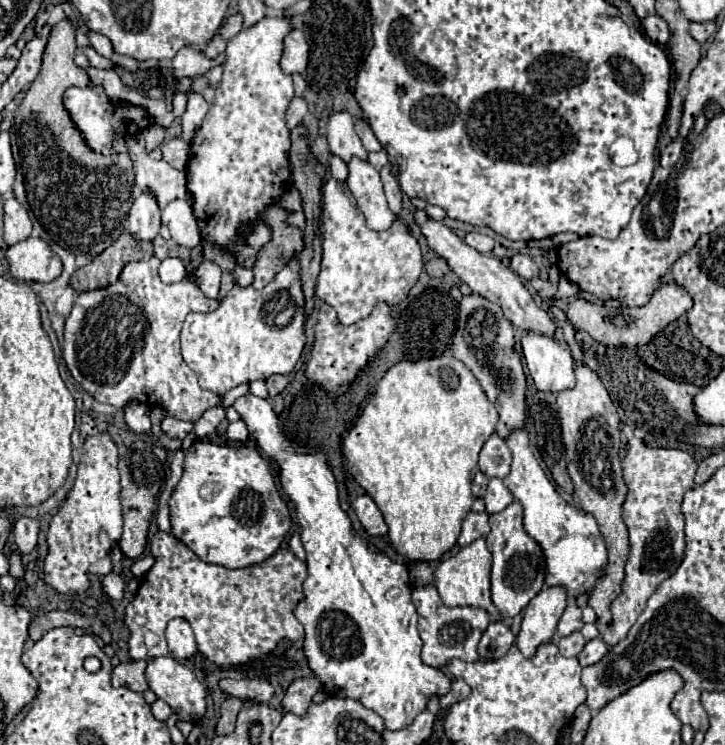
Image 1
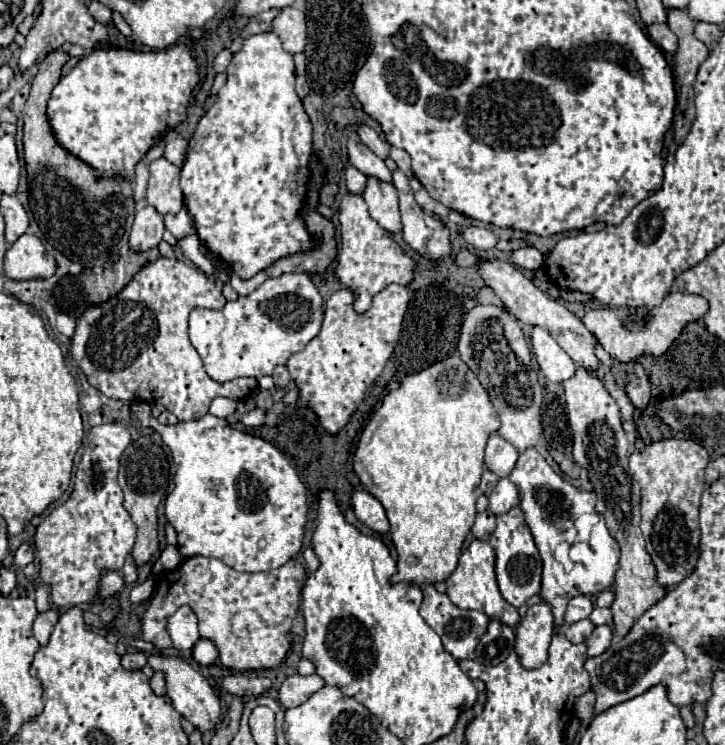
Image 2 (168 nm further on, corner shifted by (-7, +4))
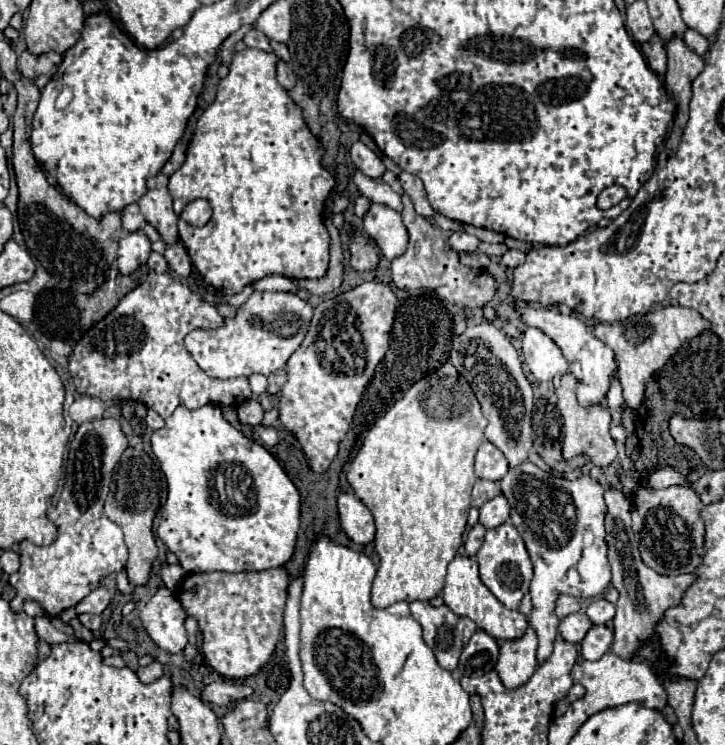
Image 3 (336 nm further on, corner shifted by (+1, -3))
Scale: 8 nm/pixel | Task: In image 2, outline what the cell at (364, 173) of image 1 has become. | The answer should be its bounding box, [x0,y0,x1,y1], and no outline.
[362,177,402,233]

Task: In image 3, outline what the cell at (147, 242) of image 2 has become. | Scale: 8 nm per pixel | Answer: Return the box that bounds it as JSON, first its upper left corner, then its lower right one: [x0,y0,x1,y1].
[118,230,150,274]

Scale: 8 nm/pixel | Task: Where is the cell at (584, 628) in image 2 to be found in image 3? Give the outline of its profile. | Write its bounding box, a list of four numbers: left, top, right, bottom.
[558,612,592,644]

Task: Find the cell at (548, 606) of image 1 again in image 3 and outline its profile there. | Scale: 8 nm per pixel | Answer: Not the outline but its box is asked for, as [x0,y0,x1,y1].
[496,626,538,688]

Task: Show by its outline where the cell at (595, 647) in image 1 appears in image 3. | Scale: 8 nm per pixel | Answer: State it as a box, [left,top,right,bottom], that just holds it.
[580,626,614,660]

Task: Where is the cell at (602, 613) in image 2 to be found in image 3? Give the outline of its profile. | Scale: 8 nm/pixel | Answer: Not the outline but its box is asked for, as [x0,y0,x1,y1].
[586,598,614,626]

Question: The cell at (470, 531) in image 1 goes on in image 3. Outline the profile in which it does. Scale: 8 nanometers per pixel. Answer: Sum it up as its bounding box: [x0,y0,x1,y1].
[464,522,486,556]

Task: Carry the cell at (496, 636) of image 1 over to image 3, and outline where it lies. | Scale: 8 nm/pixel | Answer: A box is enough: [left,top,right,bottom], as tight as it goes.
[458,630,498,676]

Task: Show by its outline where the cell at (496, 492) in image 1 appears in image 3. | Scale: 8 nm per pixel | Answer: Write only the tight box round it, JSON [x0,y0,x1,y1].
[480,494,510,528]

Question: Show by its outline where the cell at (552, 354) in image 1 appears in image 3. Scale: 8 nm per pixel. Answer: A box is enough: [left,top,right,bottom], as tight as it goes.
[522,328,566,380]

